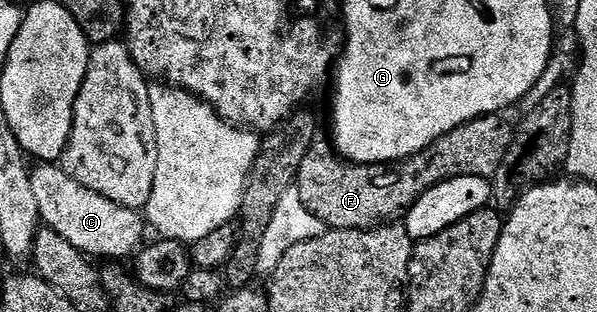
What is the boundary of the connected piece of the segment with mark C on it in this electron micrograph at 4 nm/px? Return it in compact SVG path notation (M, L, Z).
M36 164L30 174L42 224L67 239L69 243L73 243L87 257L130 258L144 244L145 221L136 210L113 203L105 199L105 195L97 195L97 191L89 187L81 187L81 183L73 180L66 169L58 164Z

